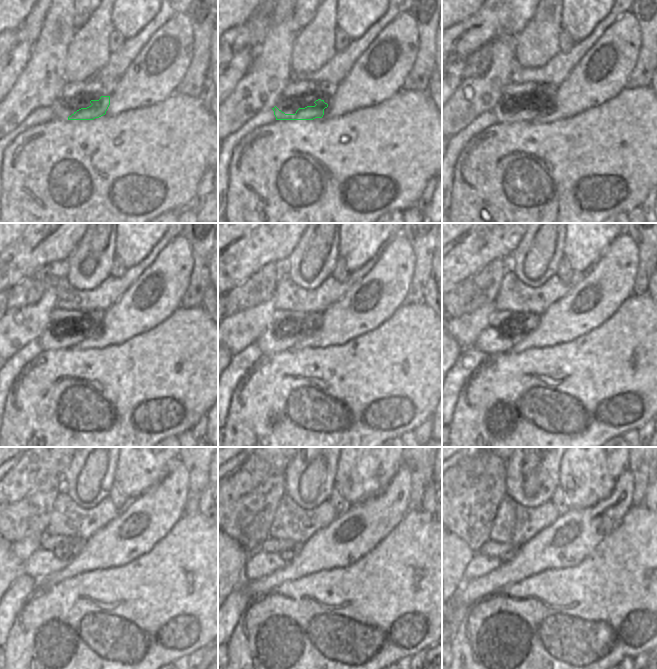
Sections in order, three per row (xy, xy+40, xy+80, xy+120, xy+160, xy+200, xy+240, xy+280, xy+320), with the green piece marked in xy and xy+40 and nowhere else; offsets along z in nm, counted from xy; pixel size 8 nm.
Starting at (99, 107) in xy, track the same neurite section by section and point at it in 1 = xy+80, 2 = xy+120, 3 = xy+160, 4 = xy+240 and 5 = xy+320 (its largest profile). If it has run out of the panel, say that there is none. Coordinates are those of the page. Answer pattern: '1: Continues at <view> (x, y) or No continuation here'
1: Continues at xy+80 (529, 114)
2: Continues at xy+120 (48, 340)
3: Continues at xy+160 (272, 340)
4: Continues at xy+240 (42, 563)
5: Continues at xy+320 (480, 565)

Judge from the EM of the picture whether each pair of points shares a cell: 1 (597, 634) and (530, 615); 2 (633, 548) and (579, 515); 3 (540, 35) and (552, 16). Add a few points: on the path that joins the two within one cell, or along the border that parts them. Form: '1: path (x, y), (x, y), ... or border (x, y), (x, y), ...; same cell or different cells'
1: path (580, 626), (547, 626); same cell
2: border (624, 516), (621, 522), (592, 550); different cells
3: path (543, 30), (547, 21); same cell

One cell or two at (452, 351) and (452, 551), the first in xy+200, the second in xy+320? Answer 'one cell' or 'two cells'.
one cell

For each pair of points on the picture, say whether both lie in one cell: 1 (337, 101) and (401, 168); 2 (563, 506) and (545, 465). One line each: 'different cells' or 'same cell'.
1: different cells
2: different cells

